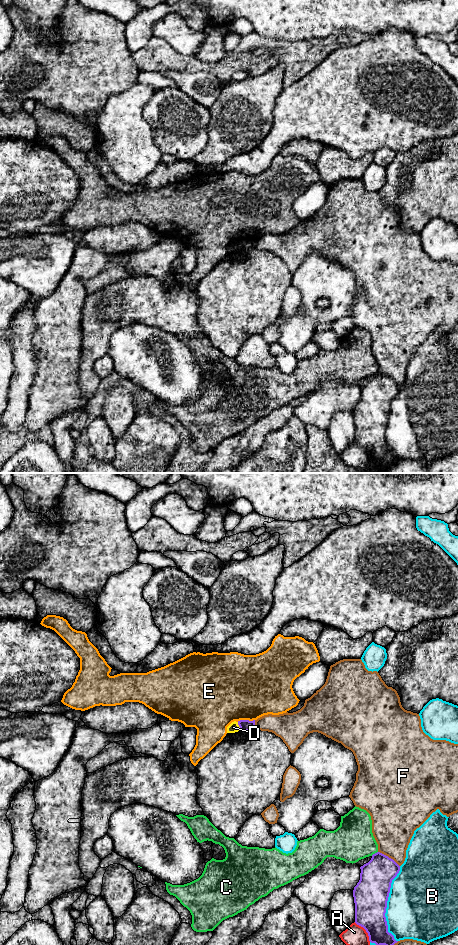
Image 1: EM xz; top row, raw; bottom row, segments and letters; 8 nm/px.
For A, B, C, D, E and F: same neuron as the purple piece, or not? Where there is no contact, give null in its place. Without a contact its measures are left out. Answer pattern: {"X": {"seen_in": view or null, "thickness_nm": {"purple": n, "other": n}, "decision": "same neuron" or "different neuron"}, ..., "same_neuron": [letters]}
{"A": {"seen_in": "xz", "thickness_nm": {"purple": 260, "other": 190}, "decision": "different neuron"}, "B": {"seen_in": "xz", "thickness_nm": {"purple": 280, "other": 500}, "decision": "different neuron"}, "C": {"seen_in": "xz", "thickness_nm": {"purple": 260, "other": 320}, "decision": "different neuron"}, "D": {"seen_in": "xz", "thickness_nm": {"purple": 100, "other": 80}, "decision": "different neuron"}, "E": {"seen_in": "xz", "thickness_nm": {"purple": 100, "other": 500}, "decision": "different neuron"}, "F": {"seen_in": "xz", "thickness_nm": {"purple": 260, "other": 340}, "decision": "different neuron"}, "same_neuron": []}

